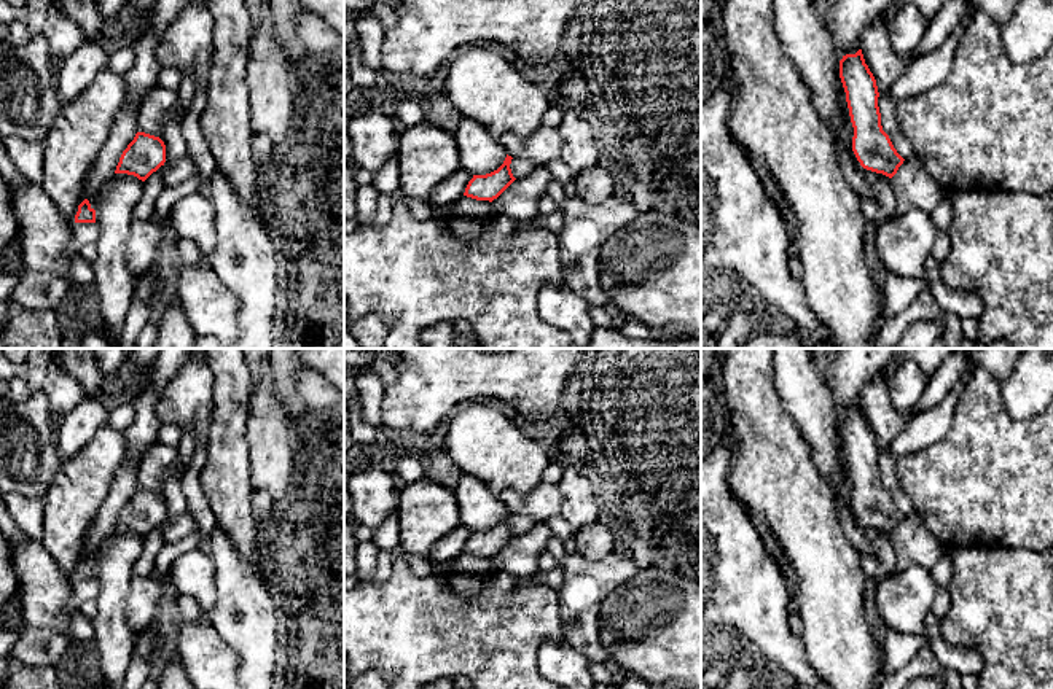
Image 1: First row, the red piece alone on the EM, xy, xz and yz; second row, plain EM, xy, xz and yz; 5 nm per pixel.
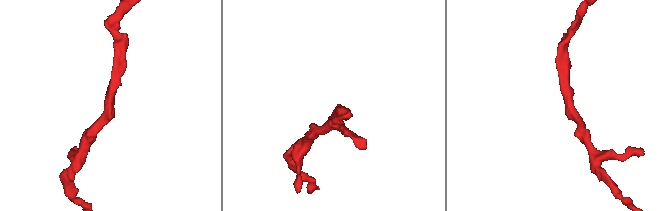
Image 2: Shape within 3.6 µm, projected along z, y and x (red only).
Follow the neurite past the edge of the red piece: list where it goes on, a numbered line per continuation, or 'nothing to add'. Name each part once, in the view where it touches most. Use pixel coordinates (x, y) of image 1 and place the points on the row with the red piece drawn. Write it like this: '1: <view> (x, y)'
nothing to add

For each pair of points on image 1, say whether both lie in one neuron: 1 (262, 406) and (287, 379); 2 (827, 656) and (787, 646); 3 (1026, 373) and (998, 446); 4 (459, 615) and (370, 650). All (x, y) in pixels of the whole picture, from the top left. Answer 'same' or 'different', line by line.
1: different
2: different
3: different
4: same

